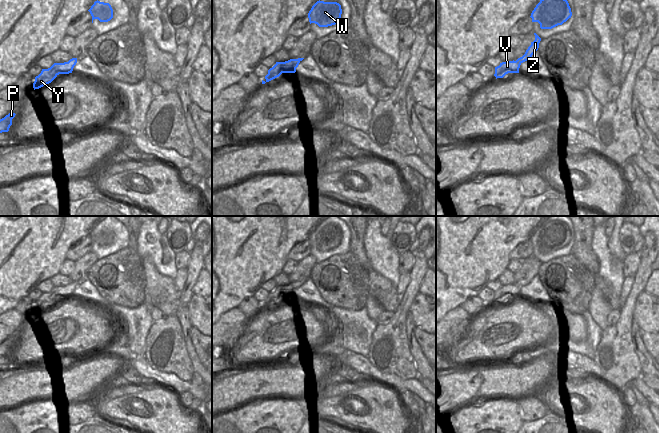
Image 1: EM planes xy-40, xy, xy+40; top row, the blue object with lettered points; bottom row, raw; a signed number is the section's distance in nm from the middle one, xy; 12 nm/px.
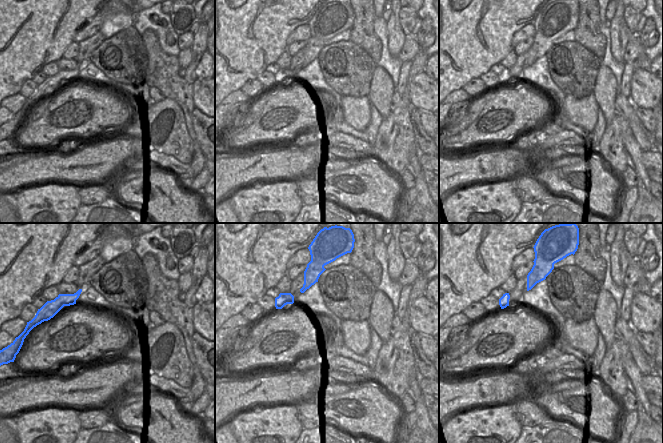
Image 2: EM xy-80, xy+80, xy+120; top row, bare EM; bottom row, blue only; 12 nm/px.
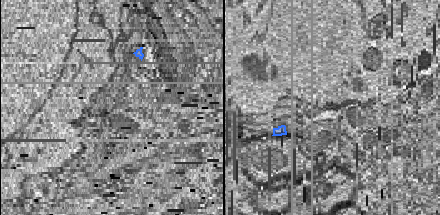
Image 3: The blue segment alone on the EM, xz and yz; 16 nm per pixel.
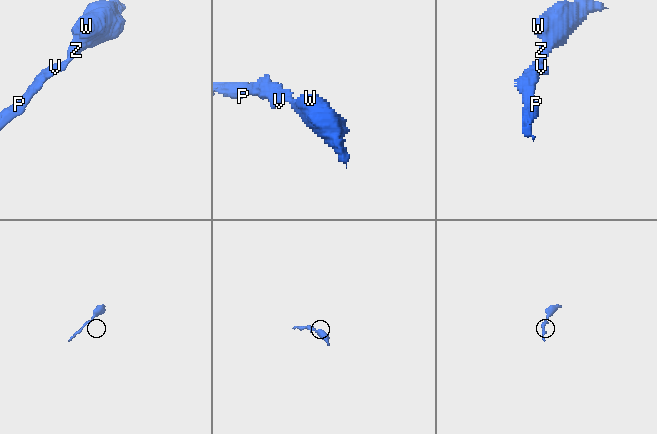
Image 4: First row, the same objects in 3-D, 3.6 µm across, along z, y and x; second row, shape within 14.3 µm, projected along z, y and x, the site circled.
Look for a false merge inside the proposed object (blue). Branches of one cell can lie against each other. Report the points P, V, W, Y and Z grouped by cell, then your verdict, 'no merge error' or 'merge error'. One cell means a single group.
P V W Y Z | no merge error

